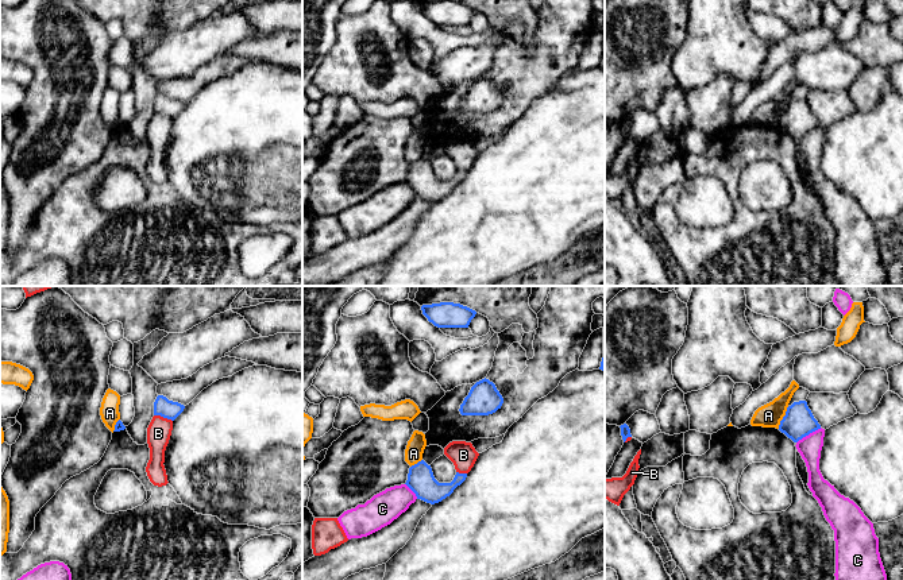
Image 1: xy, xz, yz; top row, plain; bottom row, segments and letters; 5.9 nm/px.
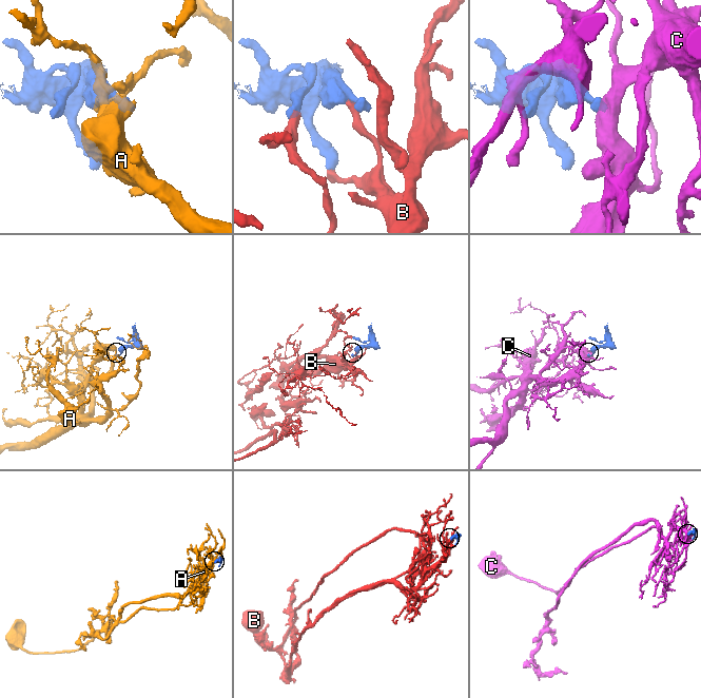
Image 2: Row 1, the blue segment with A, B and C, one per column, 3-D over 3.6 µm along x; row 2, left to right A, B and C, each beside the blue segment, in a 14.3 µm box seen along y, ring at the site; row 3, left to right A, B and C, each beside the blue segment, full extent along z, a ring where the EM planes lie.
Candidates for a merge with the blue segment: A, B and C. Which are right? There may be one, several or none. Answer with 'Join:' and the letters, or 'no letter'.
Join: no letter

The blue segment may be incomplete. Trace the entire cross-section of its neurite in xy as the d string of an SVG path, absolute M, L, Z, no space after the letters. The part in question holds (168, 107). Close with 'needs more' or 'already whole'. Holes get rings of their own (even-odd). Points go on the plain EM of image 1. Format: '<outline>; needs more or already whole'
M158 93L154 100L154 113L161 113L171 119L174 119L184 109L184 107L184 103L169 98L163 93Z; already whole

